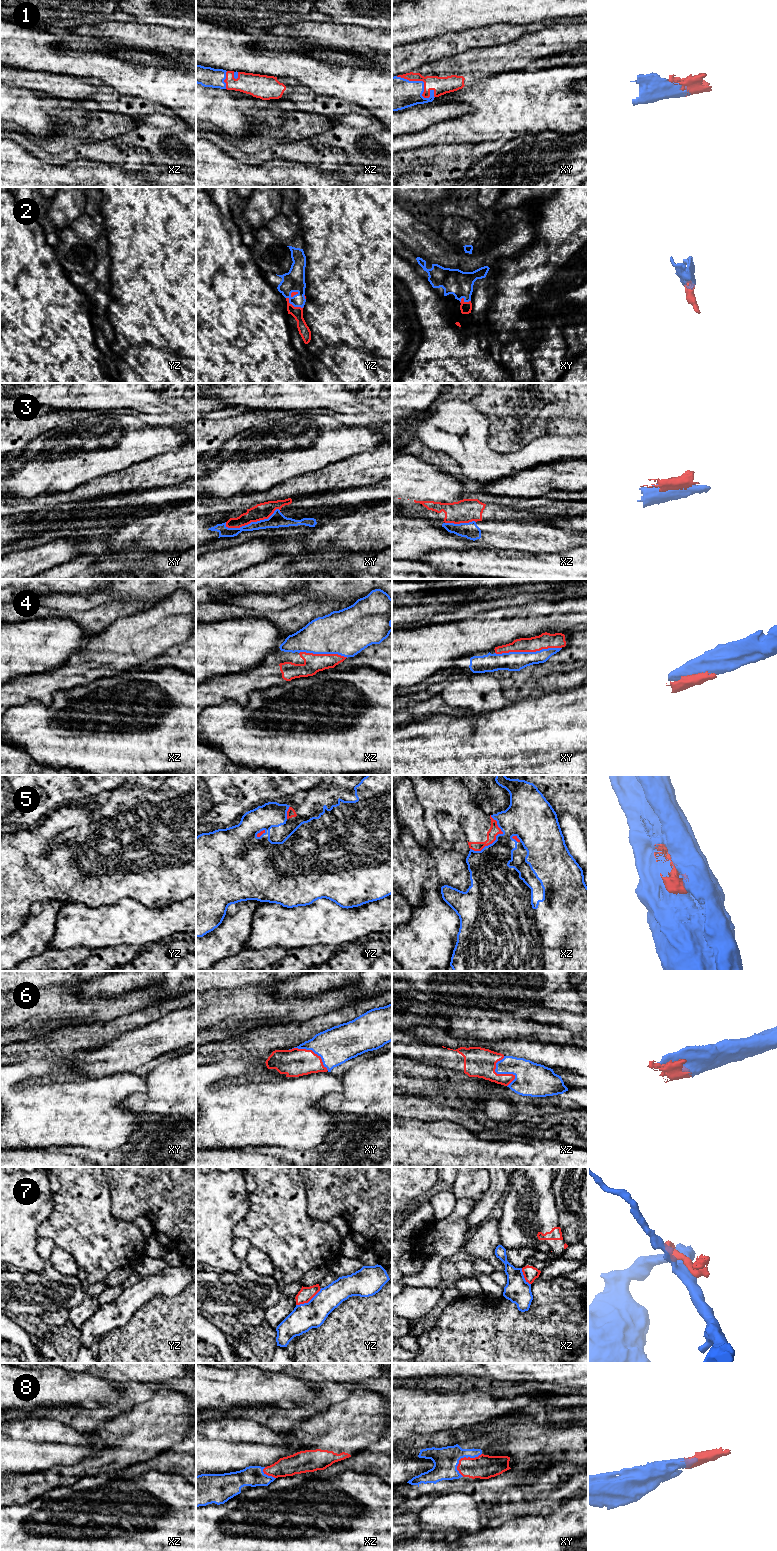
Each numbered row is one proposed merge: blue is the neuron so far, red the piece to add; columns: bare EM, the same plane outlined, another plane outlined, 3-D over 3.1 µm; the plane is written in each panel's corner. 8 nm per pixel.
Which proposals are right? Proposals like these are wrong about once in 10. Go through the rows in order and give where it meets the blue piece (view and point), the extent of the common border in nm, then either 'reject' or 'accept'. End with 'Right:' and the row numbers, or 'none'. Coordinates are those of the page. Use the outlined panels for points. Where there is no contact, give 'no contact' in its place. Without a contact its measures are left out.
1: contact xy (423, 86); length 360 nm; accept
2: contact yz (294, 306); length 170 nm; accept
3: contact xy (252, 522); length 460 nm; reject
4: contact xy (528, 652); length 550 nm; accept
5: contact xz (496, 839); length 320 nm; reject
6: contact xz (502, 1073); length 260 nm; accept
7: contact yz (309, 1301); length 240 nm; reject
8: contact xy (464, 1456); length 240 nm; accept
Right: 1, 2, 4, 6, 8

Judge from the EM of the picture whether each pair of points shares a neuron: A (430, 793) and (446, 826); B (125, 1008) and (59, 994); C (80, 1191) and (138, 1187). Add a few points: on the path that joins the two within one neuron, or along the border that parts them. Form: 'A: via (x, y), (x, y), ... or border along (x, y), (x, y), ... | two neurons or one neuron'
A: via (439, 800), (453, 814), (452, 817) | one neuron
B: via (109, 1008), (75, 1008) | one neuron
C: border along (105, 1177), (110, 1189), (111, 1213) | two neurons

